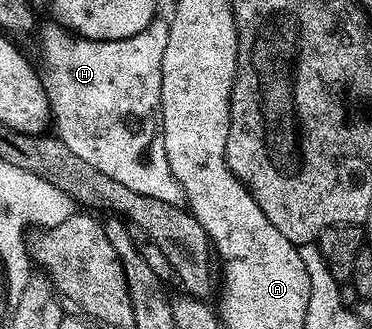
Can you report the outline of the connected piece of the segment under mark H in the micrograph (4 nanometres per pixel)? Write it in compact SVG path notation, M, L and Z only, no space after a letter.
M156 19L145 27L137 35L129 39L113 39L112 41L90 41L88 37L80 37L66 29L62 25L47 23L43 29L43 45L47 48L47 65L51 70L45 73L45 88L47 98L51 103L51 115L53 118L53 129L60 141L73 151L73 155L78 155L93 167L100 169L109 179L117 179L117 183L125 183L129 191L137 191L137 195L147 195L149 199L159 199L161 203L173 203L174 205L183 205L185 198L181 183L173 175L169 167L169 159L165 155L165 139L163 138L163 112L161 111L161 59L165 55L165 43L169 43L169 24L166 20Z

